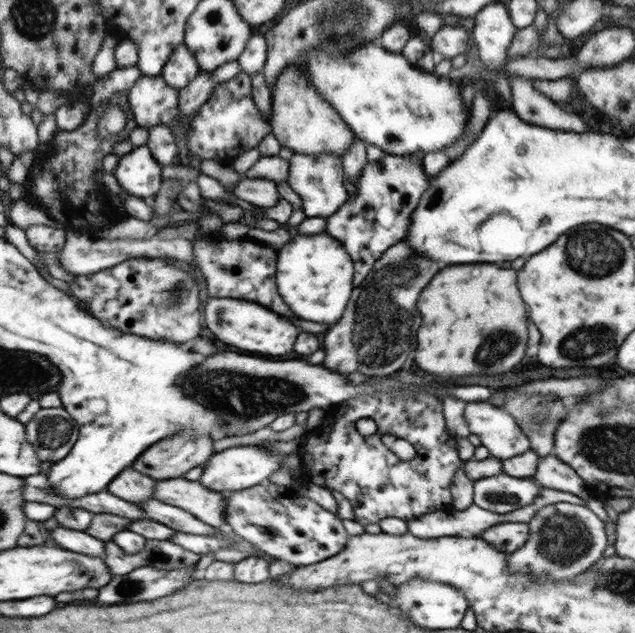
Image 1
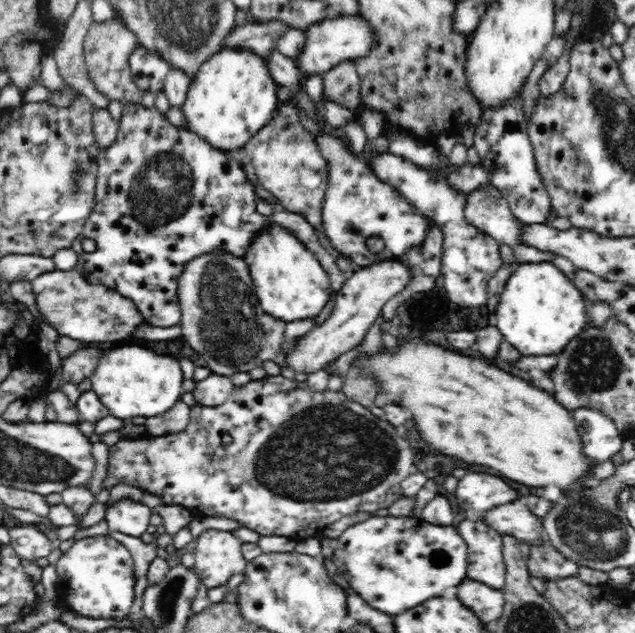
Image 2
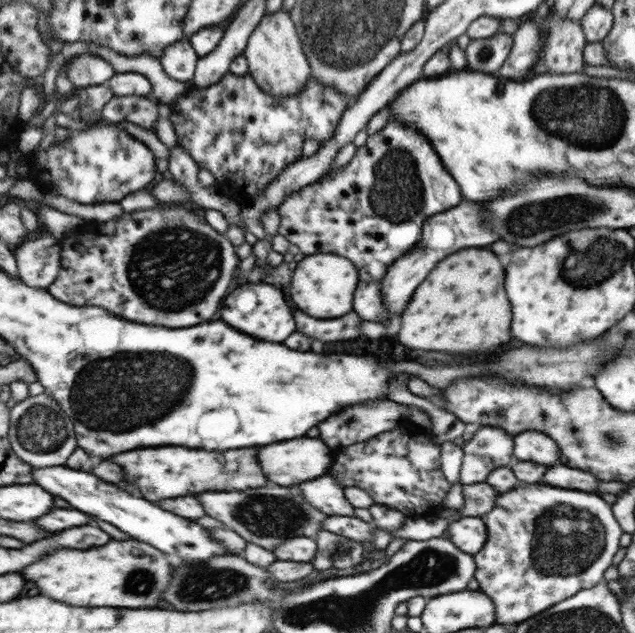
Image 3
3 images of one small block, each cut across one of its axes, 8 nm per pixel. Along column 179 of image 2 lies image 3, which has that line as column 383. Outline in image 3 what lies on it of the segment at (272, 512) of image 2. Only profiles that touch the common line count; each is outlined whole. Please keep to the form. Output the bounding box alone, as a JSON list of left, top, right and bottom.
[329,430,449,515]

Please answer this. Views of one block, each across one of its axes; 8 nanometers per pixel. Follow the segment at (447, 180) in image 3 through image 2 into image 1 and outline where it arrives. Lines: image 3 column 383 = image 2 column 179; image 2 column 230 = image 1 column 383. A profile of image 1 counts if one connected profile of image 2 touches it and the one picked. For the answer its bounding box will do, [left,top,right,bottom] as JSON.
[325,154,430,284]

